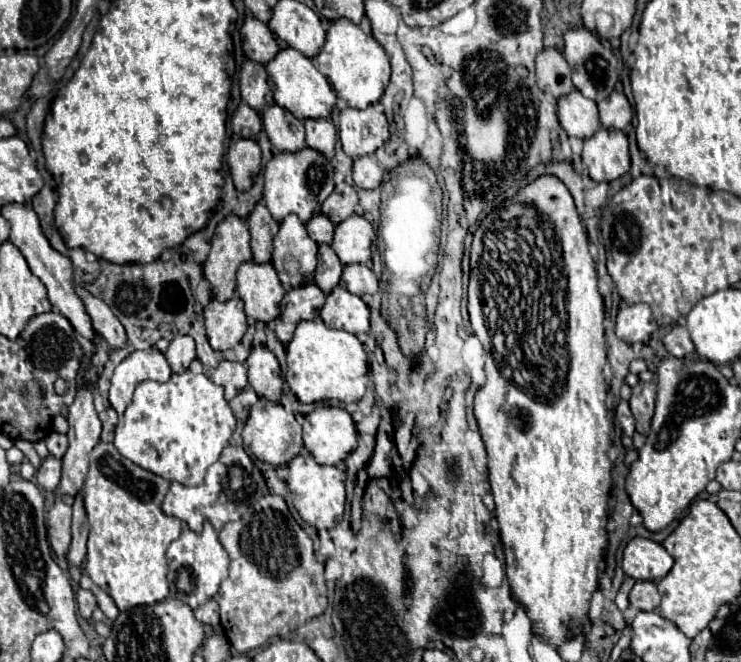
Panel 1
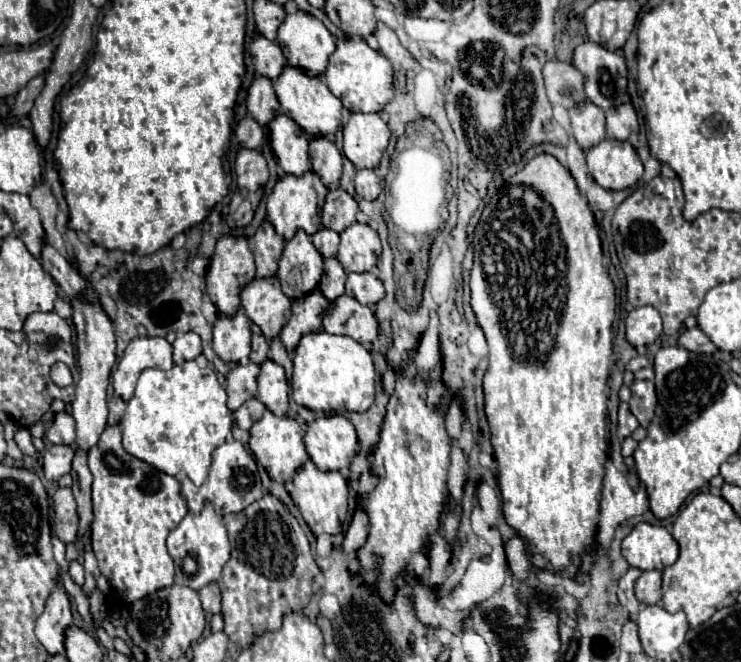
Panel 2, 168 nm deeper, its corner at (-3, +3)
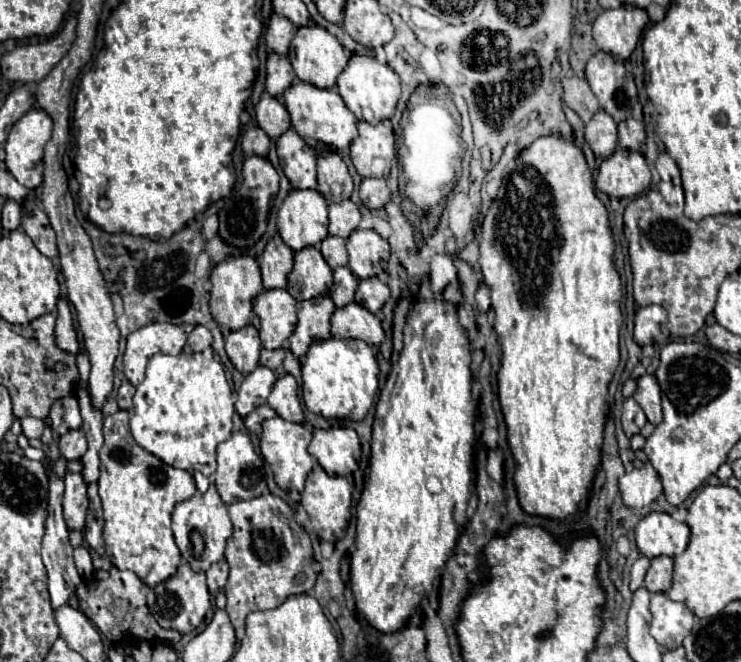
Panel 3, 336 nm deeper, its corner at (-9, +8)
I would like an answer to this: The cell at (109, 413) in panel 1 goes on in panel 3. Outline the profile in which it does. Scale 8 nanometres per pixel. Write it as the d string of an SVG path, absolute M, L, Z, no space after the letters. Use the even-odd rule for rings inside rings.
M122 379L122 385L118 389L118 395L116 395L116 401L118 401L118 407L120 409L132 409L132 397L134 397L134 391L136 387L128 381L128 379Z

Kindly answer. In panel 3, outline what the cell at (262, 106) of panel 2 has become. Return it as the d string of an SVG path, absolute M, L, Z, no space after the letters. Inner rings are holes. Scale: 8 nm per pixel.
M264 93L256 105L256 121L270 139L278 139L290 129L290 115L286 113L286 107L268 93Z

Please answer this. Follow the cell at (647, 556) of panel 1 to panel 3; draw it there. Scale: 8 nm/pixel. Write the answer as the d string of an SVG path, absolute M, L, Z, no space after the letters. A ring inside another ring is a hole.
M650 513L646 515L638 525L636 525L636 545L640 549L642 555L646 555L648 559L658 557L658 555L668 555L668 557L676 557L680 555L690 539L690 527L686 523L676 521L672 515L668 513Z

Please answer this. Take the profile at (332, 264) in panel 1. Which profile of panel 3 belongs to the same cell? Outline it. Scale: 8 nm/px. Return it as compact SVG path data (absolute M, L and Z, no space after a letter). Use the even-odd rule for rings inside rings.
M338 267L334 269L334 285L330 289L330 299L334 301L336 307L348 305L354 301L354 291L358 287L358 279L350 273L348 267Z

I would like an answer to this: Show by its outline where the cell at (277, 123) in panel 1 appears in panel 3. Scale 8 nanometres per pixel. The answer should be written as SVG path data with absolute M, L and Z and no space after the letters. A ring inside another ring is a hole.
M290 129L278 141L278 157L292 189L316 189L316 153Z

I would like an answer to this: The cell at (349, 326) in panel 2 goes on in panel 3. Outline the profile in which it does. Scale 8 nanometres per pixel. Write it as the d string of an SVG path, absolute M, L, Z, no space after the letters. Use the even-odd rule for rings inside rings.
M350 303L336 309L332 317L332 335L336 339L362 339L368 345L380 345L384 341L384 329L380 319L358 303Z

